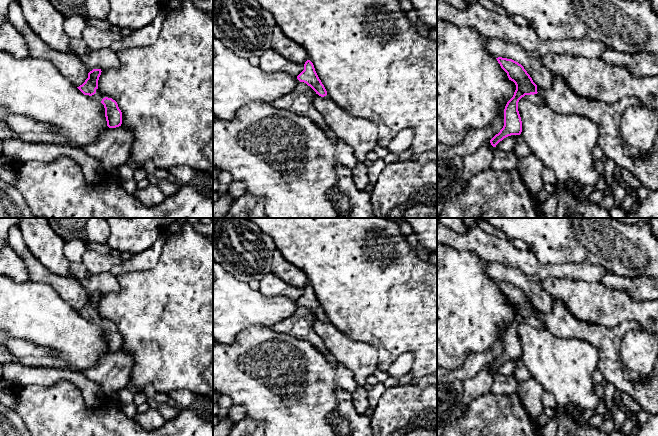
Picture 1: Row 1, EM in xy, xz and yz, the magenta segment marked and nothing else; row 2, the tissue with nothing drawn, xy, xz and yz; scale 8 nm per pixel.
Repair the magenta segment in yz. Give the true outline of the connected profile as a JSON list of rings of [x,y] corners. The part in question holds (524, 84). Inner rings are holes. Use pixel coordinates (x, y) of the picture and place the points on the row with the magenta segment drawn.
[[[502,57],[496,59],[501,68],[507,73],[509,80],[515,83],[516,90],[505,106],[503,128],[490,140],[493,147],[496,147],[500,141],[508,136],[521,134],[522,121],[518,111],[520,99],[527,99],[538,105],[546,105],[546,102],[537,92],[537,85],[521,64],[512,59]]]

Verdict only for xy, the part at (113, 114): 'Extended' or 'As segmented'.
Extended

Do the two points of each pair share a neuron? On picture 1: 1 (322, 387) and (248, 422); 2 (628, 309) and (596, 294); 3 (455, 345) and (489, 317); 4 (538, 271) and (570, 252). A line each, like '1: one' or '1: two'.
1: two
2: one
3: one
4: two

